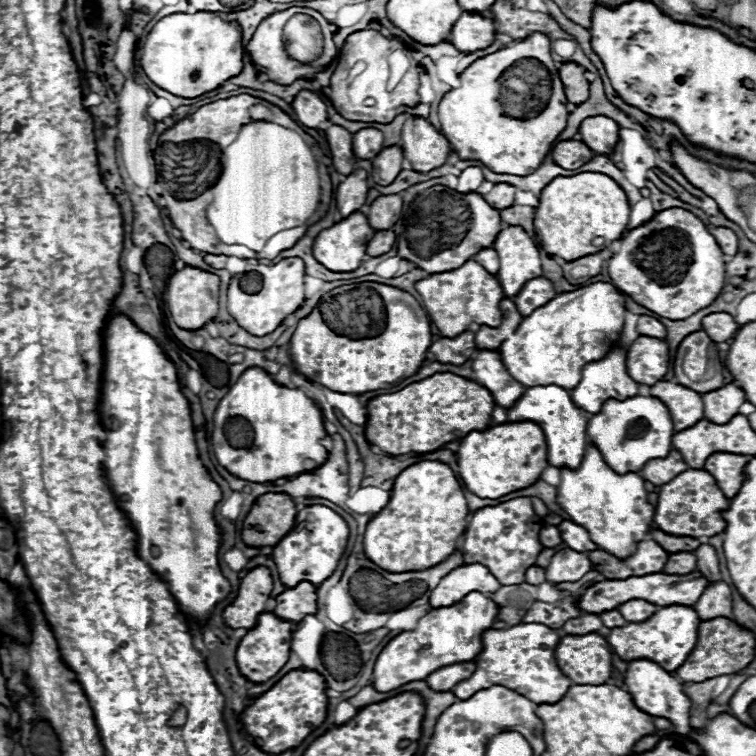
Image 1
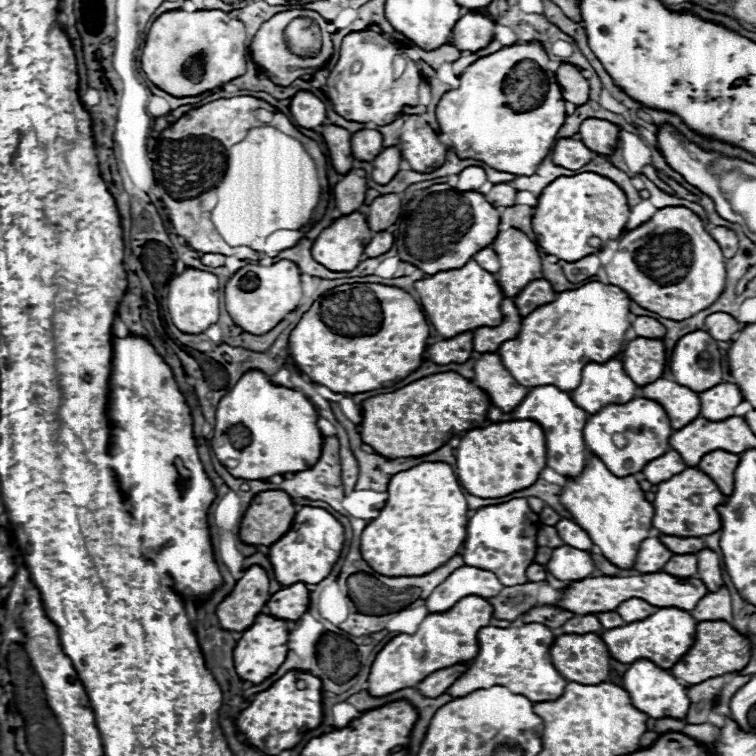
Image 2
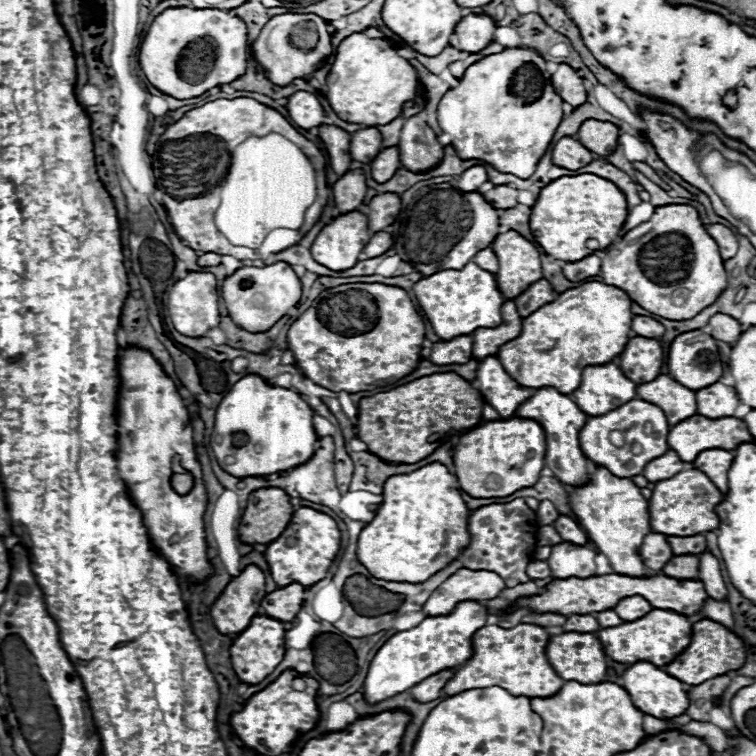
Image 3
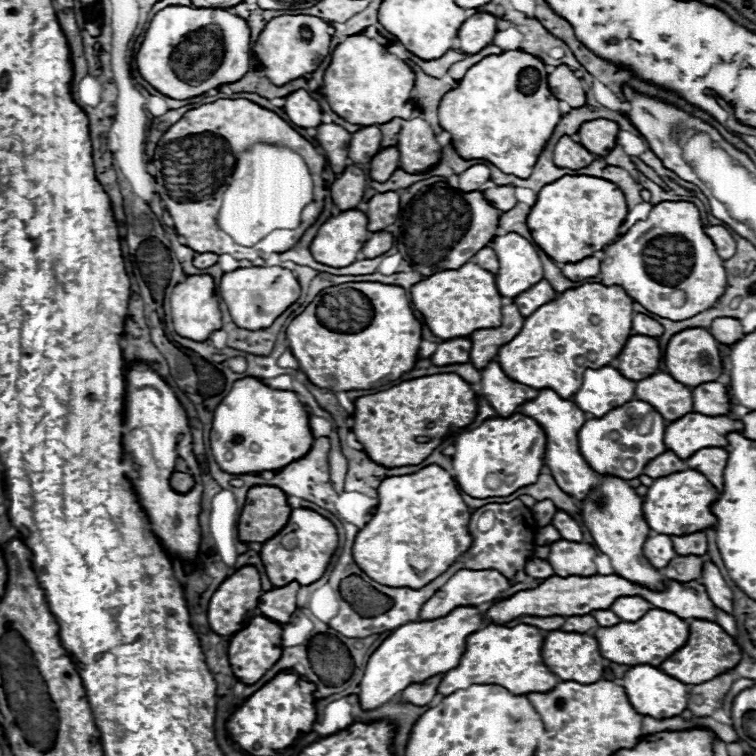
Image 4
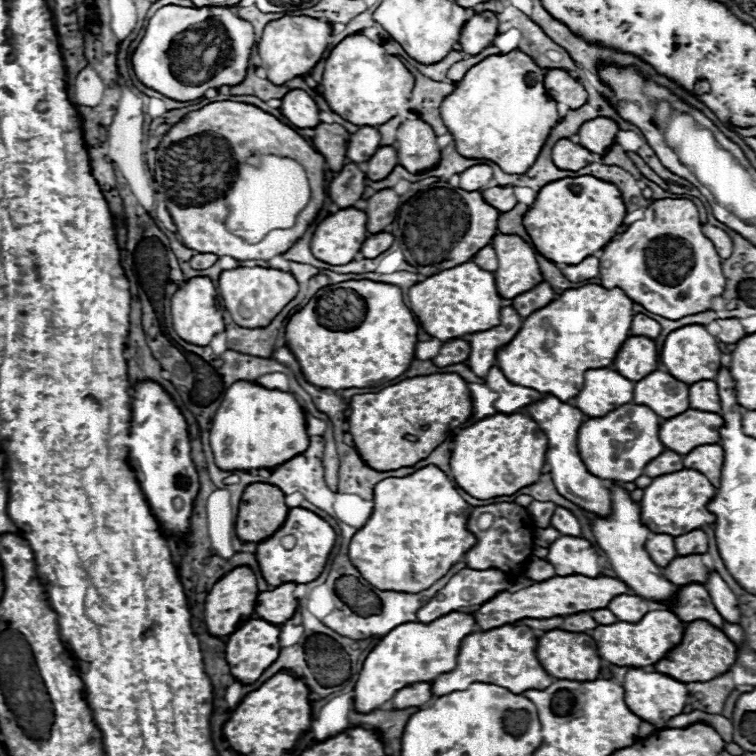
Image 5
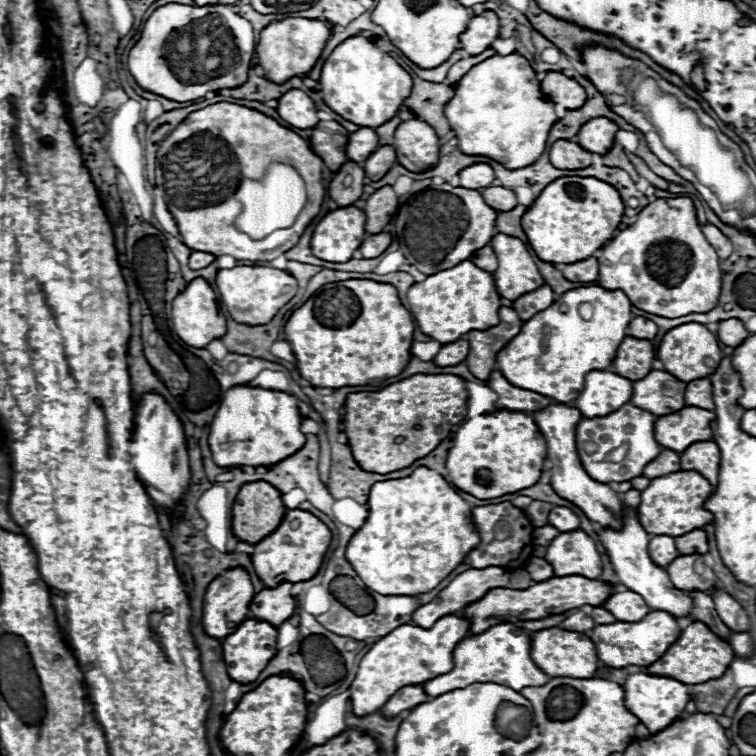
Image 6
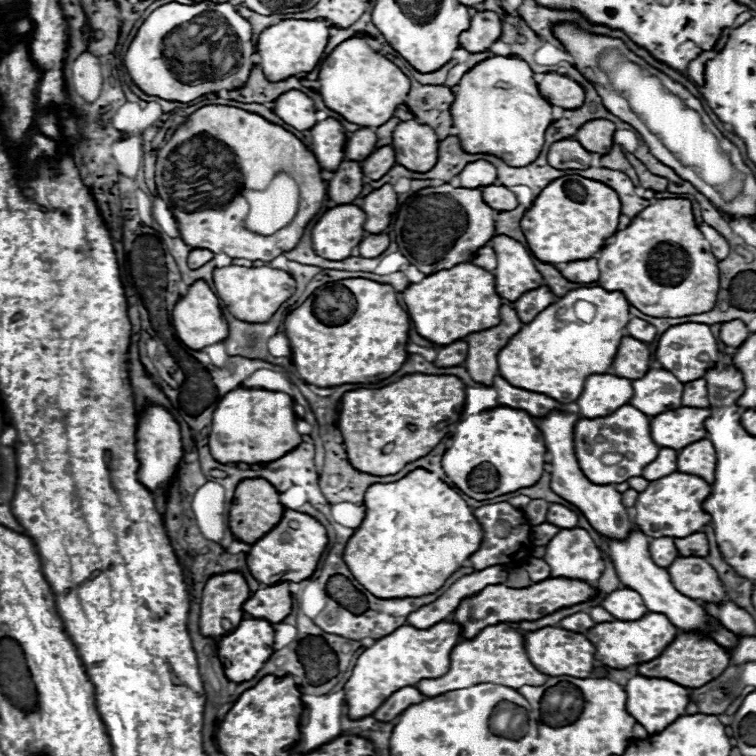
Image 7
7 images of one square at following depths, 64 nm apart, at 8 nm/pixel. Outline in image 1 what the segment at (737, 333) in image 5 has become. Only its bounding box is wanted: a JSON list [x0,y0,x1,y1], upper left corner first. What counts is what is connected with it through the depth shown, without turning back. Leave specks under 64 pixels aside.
[702,312,738,342]

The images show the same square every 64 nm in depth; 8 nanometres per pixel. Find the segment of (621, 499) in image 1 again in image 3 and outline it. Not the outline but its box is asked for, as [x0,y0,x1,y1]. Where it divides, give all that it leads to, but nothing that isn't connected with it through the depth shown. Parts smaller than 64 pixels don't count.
[568,466,652,578]

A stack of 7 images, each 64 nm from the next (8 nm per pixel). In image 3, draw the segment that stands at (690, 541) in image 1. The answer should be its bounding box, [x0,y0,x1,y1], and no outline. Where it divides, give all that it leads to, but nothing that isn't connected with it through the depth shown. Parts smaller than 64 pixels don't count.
[668,536,706,554]

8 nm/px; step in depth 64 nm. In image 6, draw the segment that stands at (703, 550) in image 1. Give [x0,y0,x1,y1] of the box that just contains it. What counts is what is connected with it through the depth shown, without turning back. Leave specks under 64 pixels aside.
[712,586,750,632]

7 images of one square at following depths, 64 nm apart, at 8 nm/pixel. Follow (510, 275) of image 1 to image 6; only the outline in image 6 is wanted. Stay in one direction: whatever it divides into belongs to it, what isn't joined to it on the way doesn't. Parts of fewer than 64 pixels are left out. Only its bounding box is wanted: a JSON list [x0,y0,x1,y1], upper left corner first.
[490,234,544,300]

